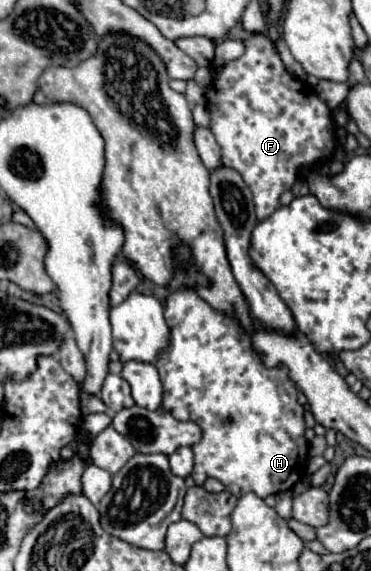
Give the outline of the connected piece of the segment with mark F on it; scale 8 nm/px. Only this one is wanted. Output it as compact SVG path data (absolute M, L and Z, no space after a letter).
M250 35L244 45L244 55L226 63L216 75L214 83L208 87L206 107L210 111L210 131L222 147L222 163L236 169L244 183L250 187L254 195L256 217L260 221L278 209L278 197L294 185L302 167L316 167L324 161L330 161L336 147L336 127L328 105L314 93L308 83L298 81L286 71L274 43L266 35Z

